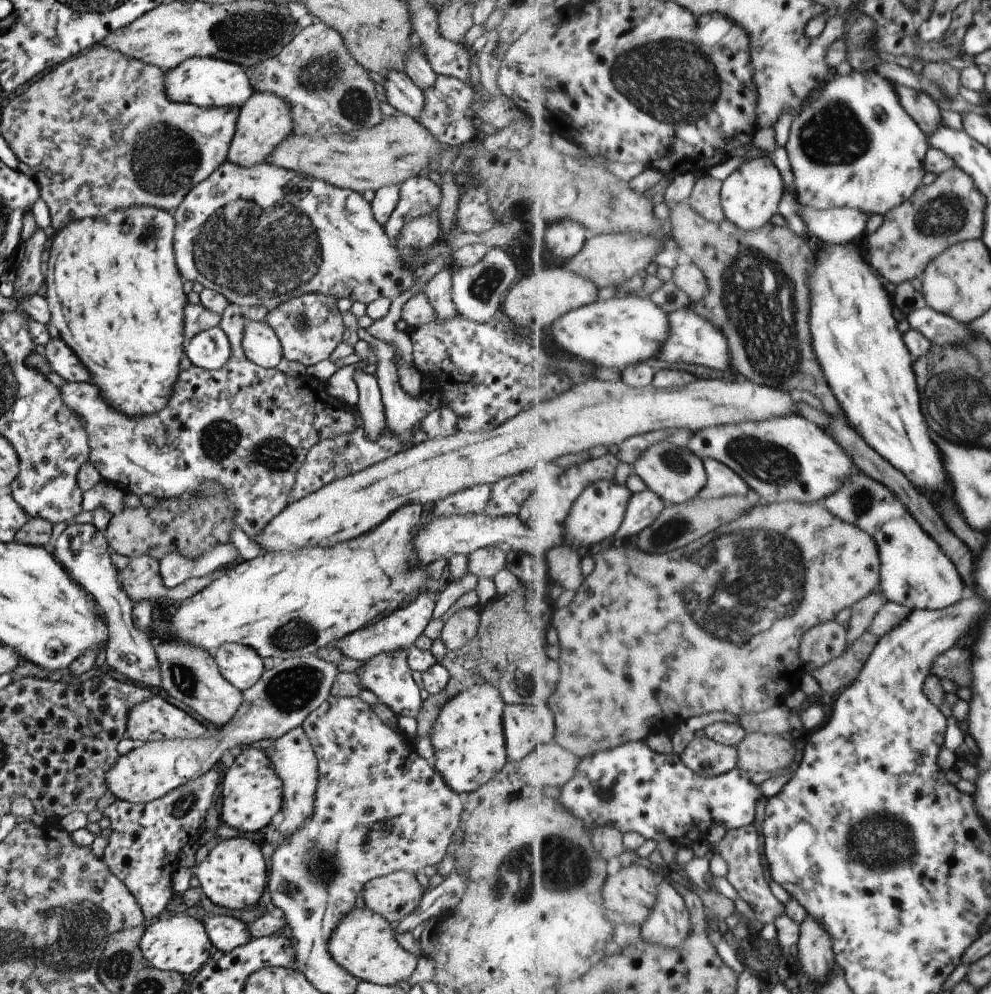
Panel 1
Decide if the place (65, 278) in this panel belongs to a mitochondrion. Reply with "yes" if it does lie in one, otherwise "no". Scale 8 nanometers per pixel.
no

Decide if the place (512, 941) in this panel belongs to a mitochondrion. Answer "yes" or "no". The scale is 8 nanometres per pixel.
no

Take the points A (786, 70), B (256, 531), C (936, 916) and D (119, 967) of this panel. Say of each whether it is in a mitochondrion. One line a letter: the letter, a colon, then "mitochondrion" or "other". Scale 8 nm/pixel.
A: other
B: other
C: other
D: mitochondrion

